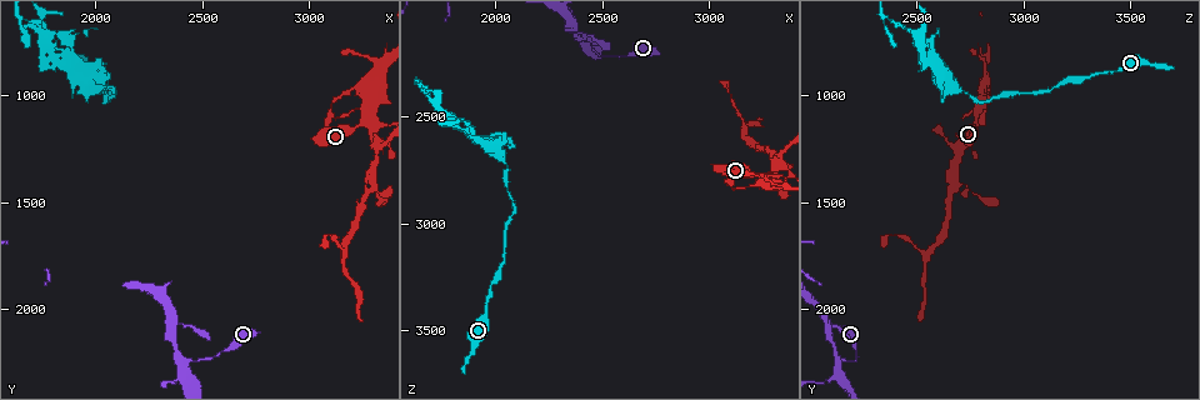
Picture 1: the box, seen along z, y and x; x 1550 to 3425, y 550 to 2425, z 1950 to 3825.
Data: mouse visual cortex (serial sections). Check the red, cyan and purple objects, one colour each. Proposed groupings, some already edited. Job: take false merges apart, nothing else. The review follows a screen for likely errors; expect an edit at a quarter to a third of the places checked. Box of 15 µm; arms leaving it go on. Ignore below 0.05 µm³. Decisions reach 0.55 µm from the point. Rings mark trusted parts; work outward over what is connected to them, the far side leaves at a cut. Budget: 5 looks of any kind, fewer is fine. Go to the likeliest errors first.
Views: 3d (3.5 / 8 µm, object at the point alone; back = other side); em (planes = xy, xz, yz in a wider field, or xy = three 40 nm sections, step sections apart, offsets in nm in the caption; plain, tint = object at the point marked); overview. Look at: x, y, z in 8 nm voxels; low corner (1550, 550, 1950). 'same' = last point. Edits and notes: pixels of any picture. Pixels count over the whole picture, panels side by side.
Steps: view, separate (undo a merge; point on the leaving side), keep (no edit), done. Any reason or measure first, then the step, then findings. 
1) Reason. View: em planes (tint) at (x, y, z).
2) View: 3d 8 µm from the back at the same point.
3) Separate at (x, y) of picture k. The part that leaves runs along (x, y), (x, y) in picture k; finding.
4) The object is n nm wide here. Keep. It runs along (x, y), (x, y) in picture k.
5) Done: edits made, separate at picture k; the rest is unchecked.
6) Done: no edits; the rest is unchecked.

Abrupt turn. View: 3d 3.5 µm at (3270, 1140, 2770).

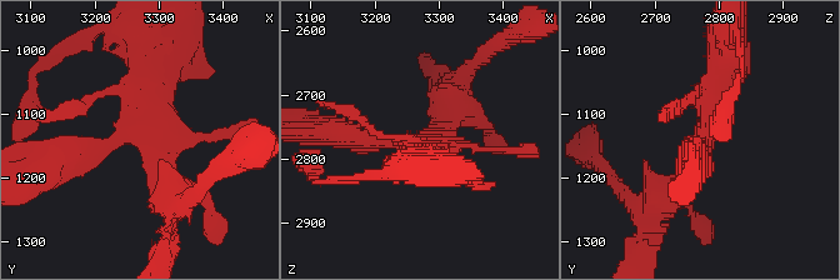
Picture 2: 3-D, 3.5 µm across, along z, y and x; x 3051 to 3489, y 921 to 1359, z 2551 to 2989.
Now the EM. View: em xy step 3 (tint) at (3260, 1130, 2775).

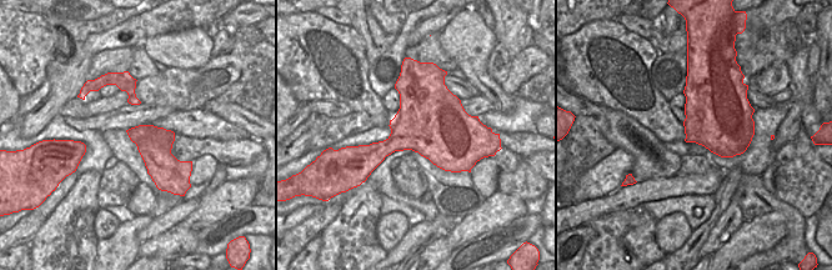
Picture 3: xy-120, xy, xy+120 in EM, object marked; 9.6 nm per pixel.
Keep. It runs along (58, 155), (143, 133), (170, 194) in picture 2; one cell here.

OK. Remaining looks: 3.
Sharp bend. View: 3d 3.5 µm at (1980, 920, 2650).

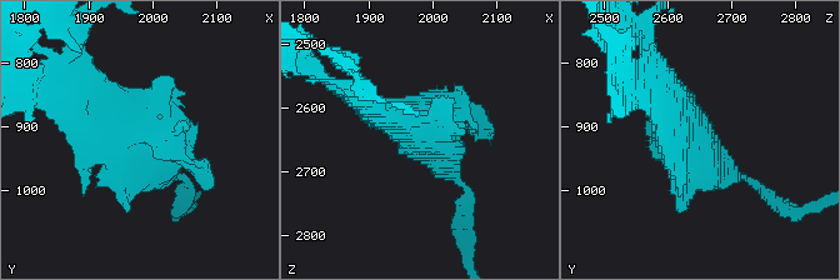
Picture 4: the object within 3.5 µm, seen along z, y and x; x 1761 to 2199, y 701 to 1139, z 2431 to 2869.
View: em xy step 3 (tint) at (1980, 930, 2640).

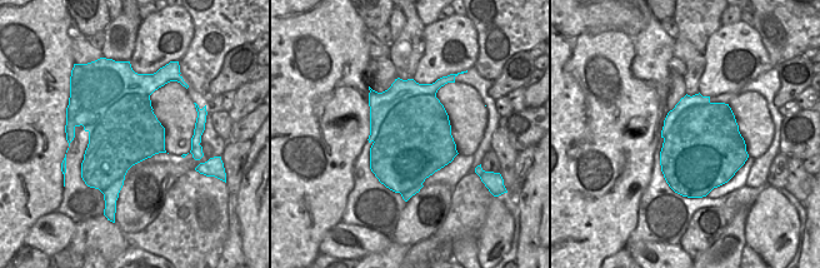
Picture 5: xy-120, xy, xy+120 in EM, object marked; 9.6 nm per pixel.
View: em xy step 1 (tint) at the same point.

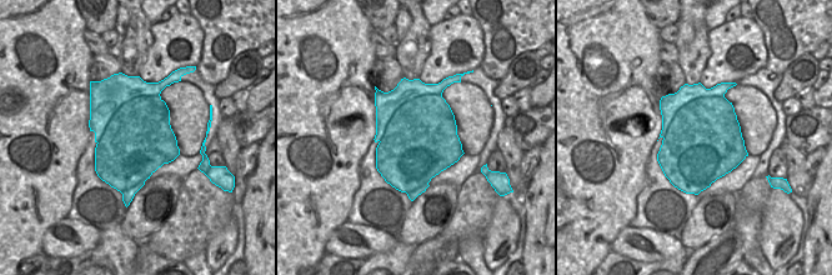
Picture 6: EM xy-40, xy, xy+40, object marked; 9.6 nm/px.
The object is 800 nm wide here. Separate at (116, 88) of picture 4. The part that leaves runs along (124, 128), (85, 93), (35, 81) in picture 4; a second cell is stuck on.

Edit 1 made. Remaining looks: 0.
Done: edits made, separate at picture 4; the rest is unchecked.

